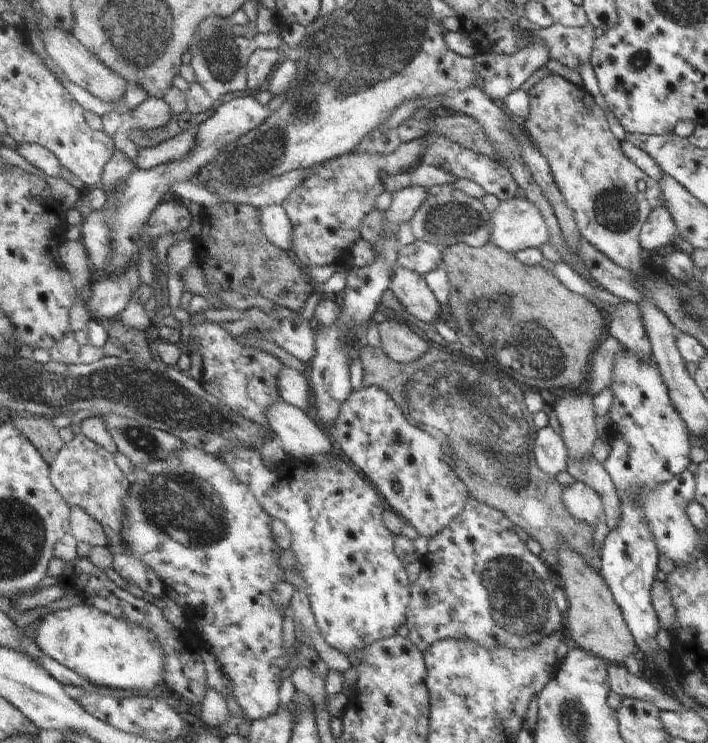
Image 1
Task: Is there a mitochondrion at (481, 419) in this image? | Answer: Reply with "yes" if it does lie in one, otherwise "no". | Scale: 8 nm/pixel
yes

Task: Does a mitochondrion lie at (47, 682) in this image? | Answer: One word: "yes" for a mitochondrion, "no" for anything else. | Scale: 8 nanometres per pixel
no

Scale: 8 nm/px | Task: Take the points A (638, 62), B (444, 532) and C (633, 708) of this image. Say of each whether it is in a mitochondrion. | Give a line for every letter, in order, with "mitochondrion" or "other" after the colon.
A: mitochondrion
B: other
C: other

